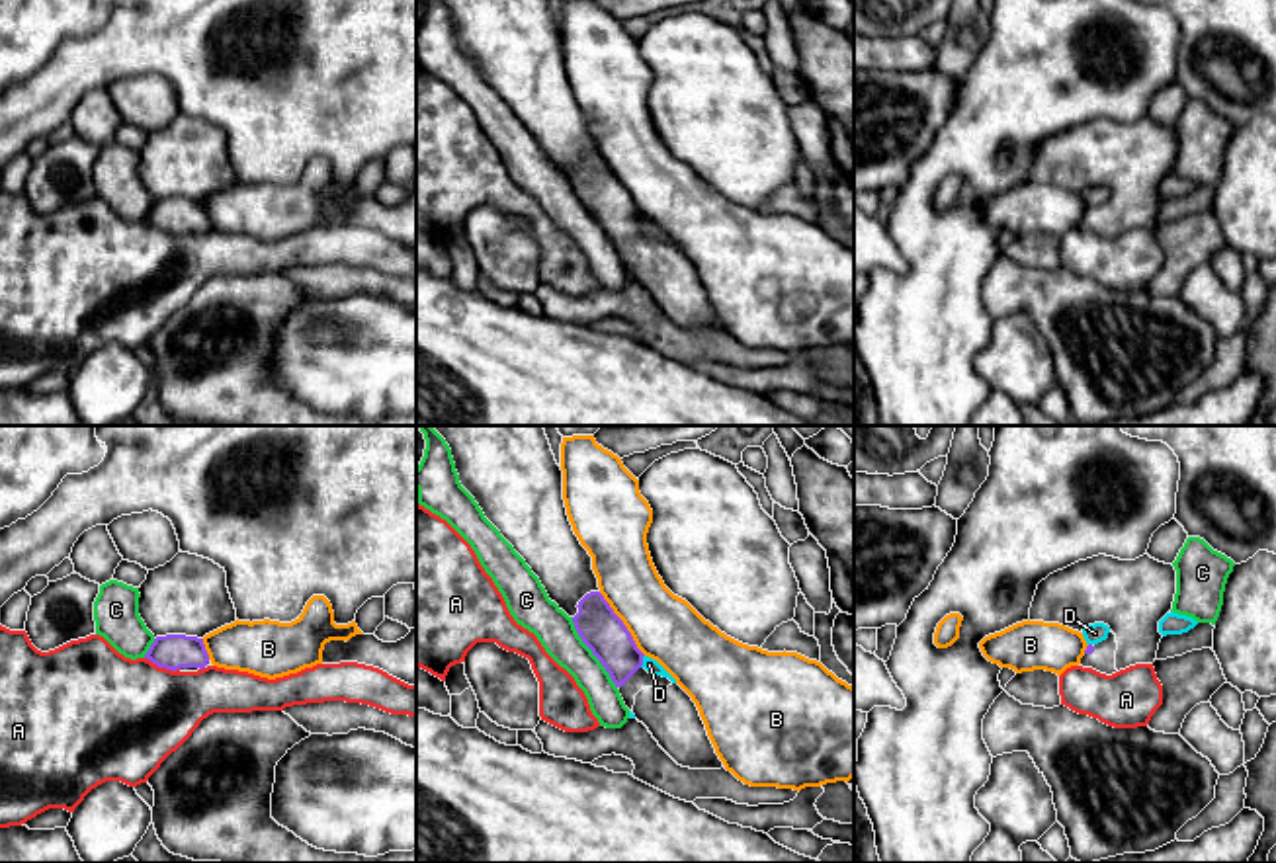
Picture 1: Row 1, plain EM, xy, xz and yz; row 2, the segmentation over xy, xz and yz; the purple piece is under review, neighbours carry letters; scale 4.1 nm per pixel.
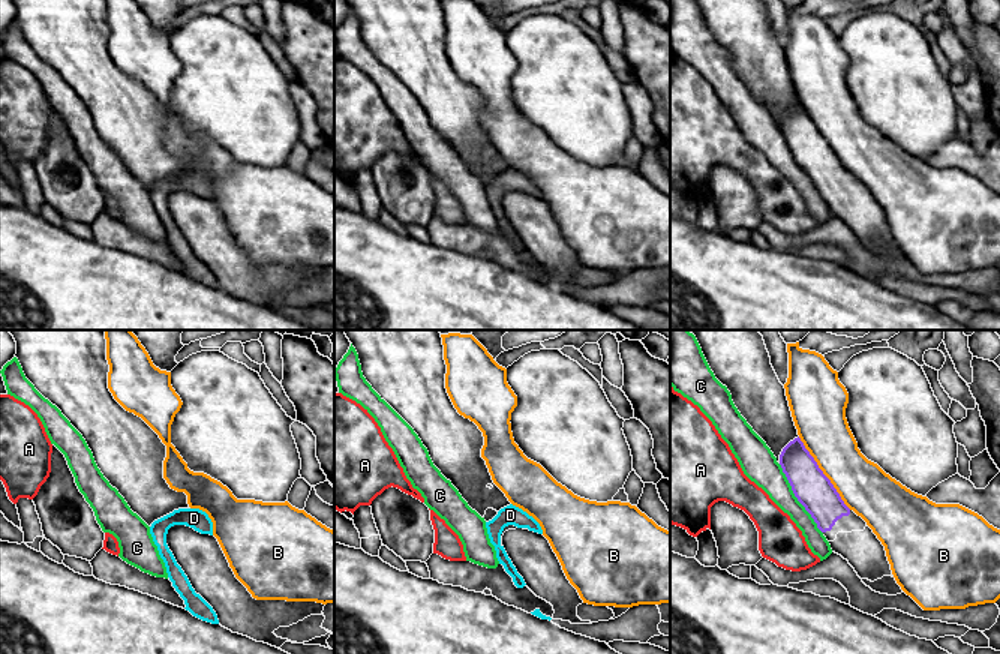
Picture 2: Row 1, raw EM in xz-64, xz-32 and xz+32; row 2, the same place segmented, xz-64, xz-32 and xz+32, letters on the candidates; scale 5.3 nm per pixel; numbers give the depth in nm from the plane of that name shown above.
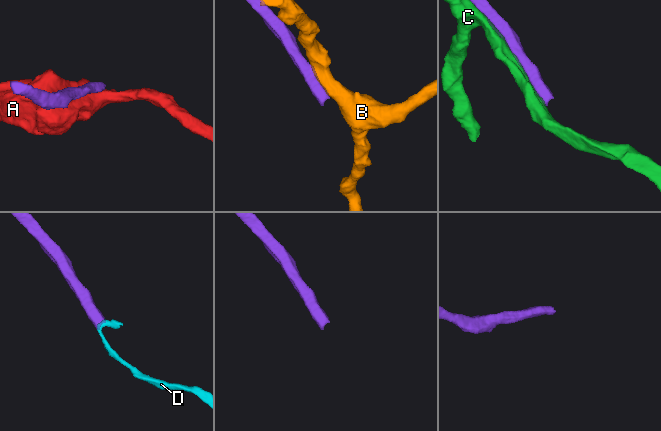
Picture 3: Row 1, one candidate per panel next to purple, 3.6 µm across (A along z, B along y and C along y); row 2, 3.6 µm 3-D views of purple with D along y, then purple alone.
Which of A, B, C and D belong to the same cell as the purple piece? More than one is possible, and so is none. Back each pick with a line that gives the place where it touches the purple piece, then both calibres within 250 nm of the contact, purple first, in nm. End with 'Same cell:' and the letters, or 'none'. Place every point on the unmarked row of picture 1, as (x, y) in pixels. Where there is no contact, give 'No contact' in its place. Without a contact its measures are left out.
Same cell: none

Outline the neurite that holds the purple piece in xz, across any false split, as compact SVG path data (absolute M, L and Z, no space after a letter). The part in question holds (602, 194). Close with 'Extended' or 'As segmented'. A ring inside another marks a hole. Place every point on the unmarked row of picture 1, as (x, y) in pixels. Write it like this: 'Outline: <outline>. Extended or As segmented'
Outline: M444 0L461 49L574 185L625 269L682 330L725 330L692 260L643 230L623 184L598 150L592 119L573 94L563 33L547 0Z. Extended

